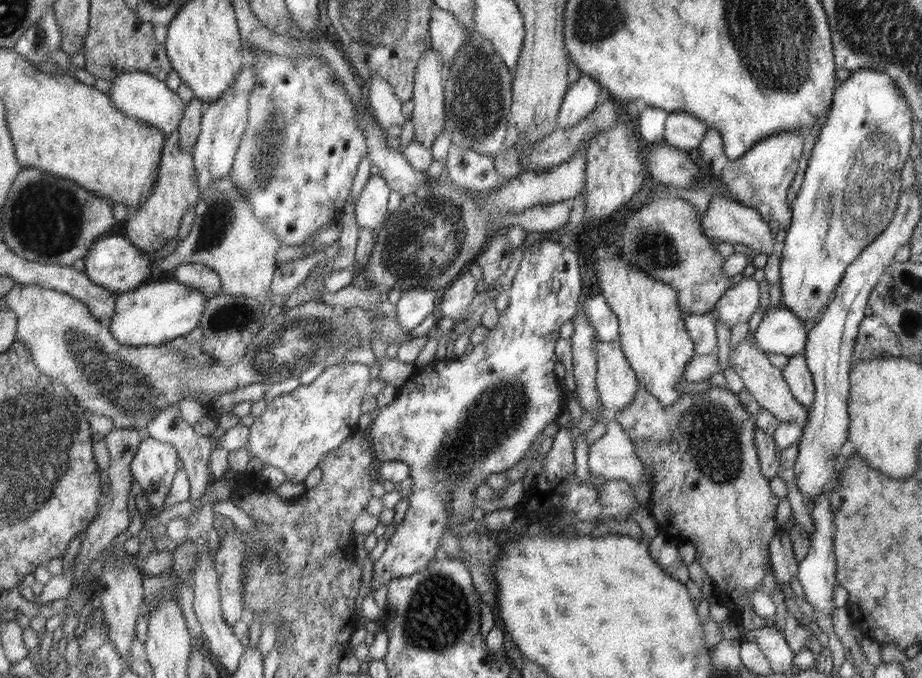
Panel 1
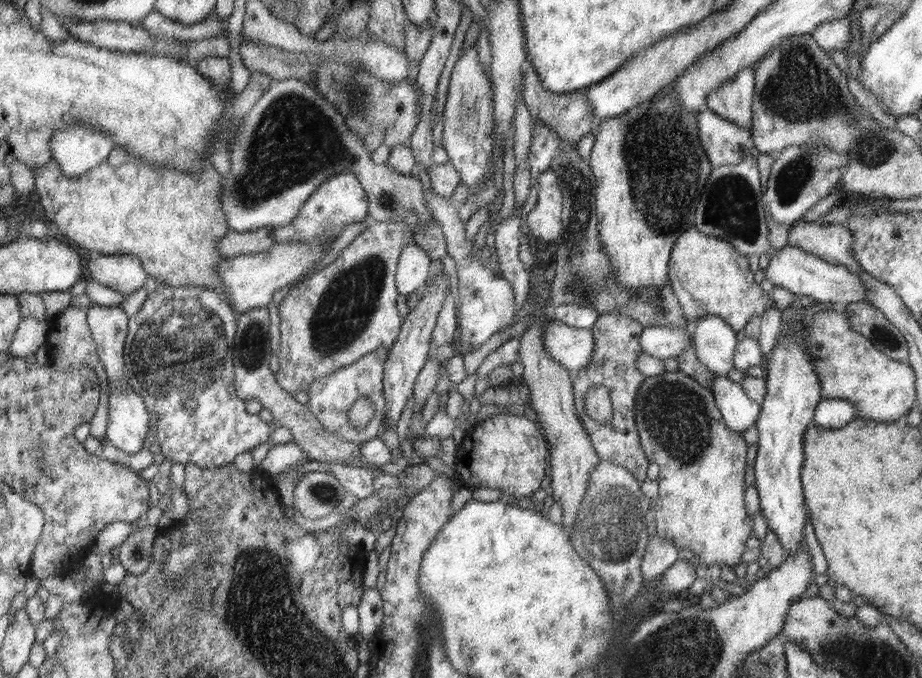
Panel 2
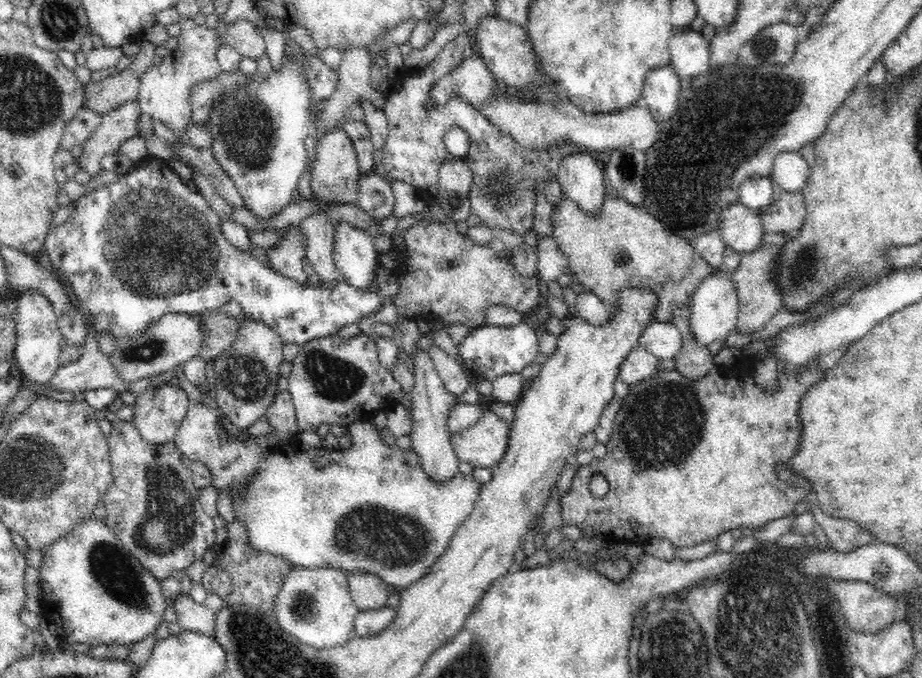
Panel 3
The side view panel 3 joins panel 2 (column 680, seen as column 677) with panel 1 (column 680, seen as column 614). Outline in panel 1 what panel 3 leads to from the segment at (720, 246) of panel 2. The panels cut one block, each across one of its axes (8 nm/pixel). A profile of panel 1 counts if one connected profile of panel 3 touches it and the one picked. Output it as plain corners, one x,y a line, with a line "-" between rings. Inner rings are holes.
657,196
651,203
644,205
638,211
632,212
626,218
626,226
622,226
620,230
622,234
616,244
622,247
622,256
627,261
641,267
654,279
661,279
662,282
669,283
677,290
678,298
680,299
680,309
683,312
690,314
711,314
714,304
725,296
726,288
732,287
730,277
727,277
724,272
725,260
720,256
720,252
714,248
700,226
698,214
694,210
694,205
682,197
676,196

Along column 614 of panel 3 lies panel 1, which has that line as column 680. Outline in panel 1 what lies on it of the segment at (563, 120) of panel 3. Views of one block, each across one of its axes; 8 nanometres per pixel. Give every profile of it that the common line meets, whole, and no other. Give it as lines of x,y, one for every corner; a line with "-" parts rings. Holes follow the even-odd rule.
671,111
665,122
663,138
680,150
698,149
709,127
686,111

